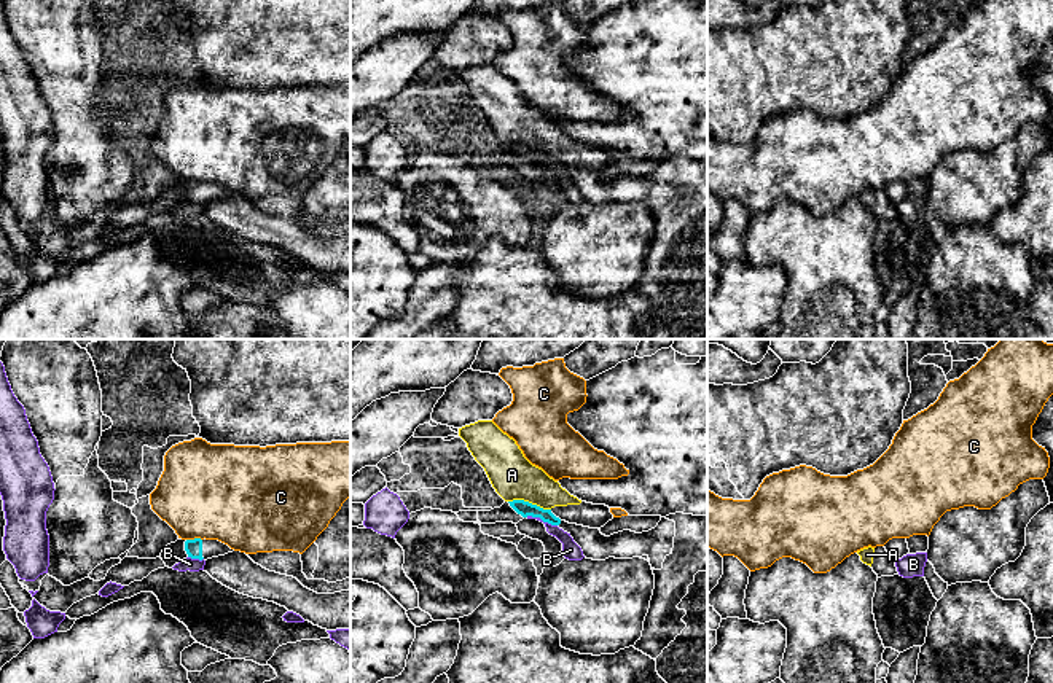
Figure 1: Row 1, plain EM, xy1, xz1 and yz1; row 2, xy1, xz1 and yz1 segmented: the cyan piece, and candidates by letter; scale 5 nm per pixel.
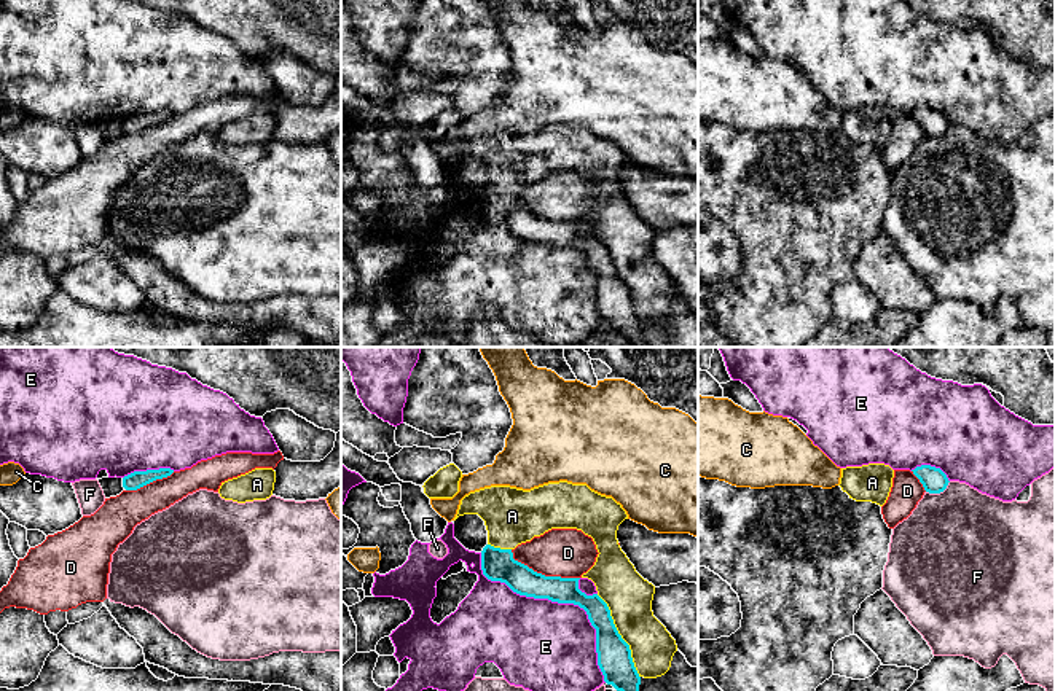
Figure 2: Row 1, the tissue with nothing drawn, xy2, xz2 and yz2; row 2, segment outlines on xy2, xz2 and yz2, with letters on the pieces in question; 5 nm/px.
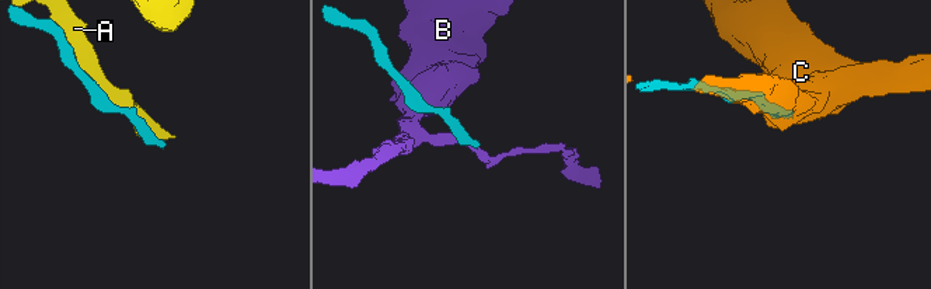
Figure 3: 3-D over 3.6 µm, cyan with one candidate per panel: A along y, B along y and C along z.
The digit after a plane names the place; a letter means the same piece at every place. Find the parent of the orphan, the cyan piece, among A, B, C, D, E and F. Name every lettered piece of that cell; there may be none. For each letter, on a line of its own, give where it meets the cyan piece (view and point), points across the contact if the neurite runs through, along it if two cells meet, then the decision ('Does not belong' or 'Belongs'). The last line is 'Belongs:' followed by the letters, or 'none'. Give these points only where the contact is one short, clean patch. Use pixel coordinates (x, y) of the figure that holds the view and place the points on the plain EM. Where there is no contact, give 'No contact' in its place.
A: Touches cyan at xz2 (620, 279). Does not belong
B: Touches cyan at xz1 (542, 163). Boundary: xz1 (526, 160), (539, 160), (556, 169). Does not belong
C: Touches cyan at xy1 (195, 182). Does not belong
D: Touches cyan at xz2 (541, 217). Does not belong
E: Touches cyan at xz2 (560, 245). Does not belong
F: Touches cyan at yz2 (939, 136). Does not belong
Belongs: none

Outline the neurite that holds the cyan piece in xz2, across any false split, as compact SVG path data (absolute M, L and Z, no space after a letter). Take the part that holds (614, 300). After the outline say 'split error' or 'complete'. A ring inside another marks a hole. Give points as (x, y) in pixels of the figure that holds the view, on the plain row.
M486 188L481 194L481 213L491 224L505 226L513 236L583 252L596 272L598 309L604 325L625 339L639 342L641 320L634 310L629 288L618 277L607 247L598 239L578 232L580 221L545 220L513 202L512 193Z; complete

